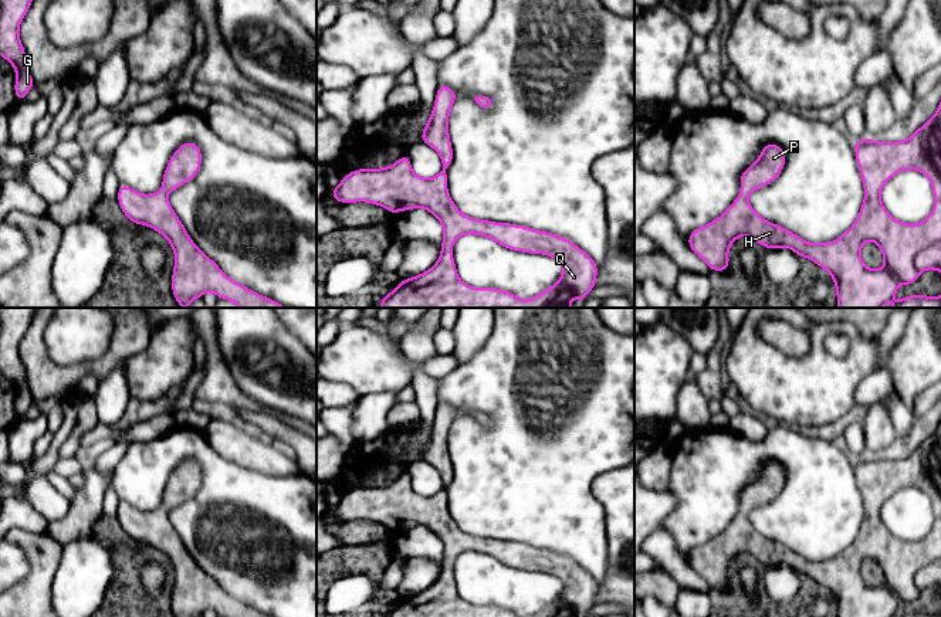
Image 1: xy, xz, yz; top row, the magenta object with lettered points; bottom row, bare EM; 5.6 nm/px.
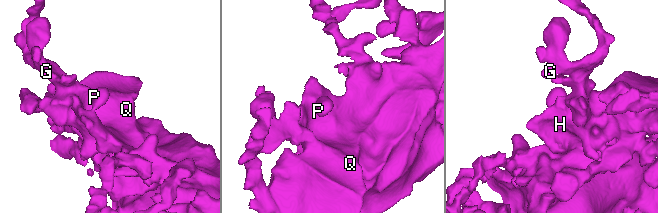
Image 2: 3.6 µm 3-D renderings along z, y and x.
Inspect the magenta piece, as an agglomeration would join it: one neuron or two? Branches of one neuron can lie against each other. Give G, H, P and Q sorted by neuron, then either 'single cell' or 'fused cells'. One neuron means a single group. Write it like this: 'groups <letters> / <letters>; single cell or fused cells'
groups G H P Q; single cell

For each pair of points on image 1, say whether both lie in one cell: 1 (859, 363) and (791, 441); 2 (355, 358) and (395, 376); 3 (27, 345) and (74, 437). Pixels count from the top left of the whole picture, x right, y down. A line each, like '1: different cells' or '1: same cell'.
1: different cells
2: same cell
3: different cells

